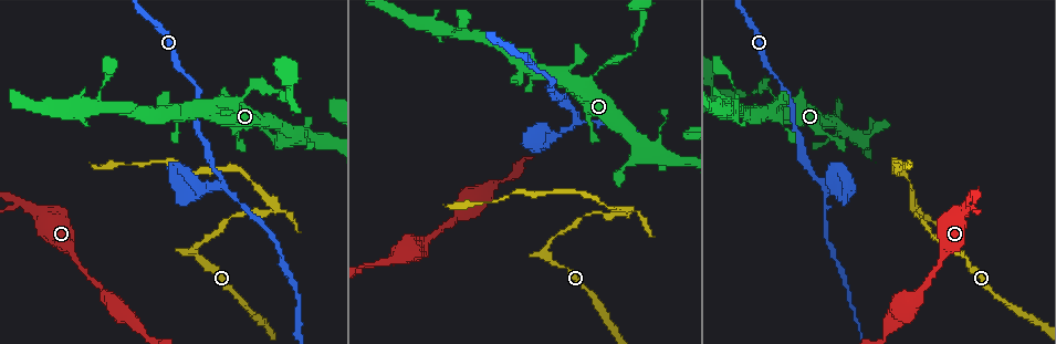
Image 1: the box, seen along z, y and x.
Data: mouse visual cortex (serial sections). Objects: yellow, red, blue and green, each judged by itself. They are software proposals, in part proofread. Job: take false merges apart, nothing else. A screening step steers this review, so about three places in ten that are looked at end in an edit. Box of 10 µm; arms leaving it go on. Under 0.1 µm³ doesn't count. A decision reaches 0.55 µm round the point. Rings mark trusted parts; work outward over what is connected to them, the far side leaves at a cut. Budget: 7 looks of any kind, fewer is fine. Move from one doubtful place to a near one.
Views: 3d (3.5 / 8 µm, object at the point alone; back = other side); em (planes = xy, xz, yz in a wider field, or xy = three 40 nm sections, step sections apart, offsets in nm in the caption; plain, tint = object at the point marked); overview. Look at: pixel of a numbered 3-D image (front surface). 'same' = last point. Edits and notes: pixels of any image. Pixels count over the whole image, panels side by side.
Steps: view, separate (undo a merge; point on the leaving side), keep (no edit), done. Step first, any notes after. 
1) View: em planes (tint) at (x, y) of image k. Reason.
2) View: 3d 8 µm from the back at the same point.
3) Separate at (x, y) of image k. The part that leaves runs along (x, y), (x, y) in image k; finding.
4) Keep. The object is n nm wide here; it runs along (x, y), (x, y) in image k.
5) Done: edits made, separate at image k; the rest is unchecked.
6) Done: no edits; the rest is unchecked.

View: 3d 3.5 µm from the back at (248, 94) of image 1. A narrow waist.

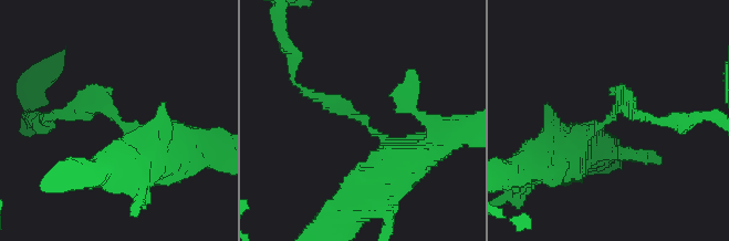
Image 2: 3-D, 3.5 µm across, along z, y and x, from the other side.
View: em xy step 1 (tint) at (607, 122) of image 2.

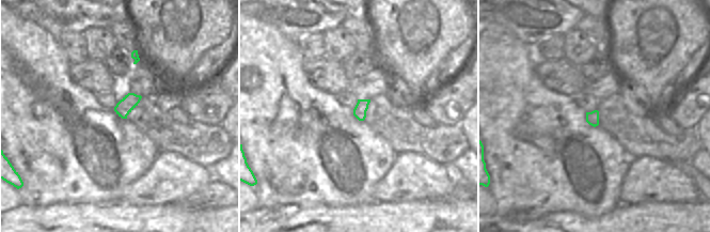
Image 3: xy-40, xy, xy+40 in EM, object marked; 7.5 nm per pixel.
Keep. It runs along (403, 166), (393, 140), (308, 93) in image 2; all the same cell.

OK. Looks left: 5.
View: 3d 3.5 µm at (547, 251) of image 1.

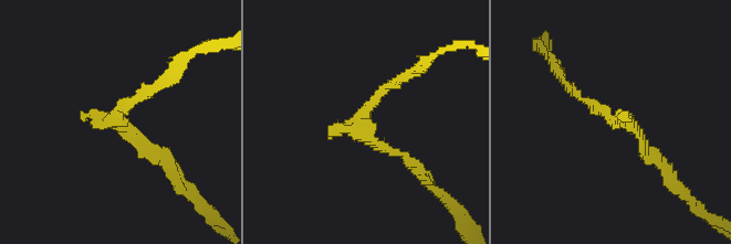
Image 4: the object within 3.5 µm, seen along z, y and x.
View: em xy step 1 (tint) at (113, 118) of image 4. Now the EM.

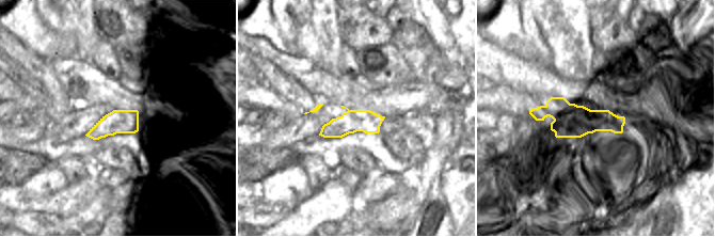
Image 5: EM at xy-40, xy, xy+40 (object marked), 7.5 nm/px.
Separate at (377, 96) of image 4. The part that leaves runs along (362, 127), (373, 98), (427, 62) in image 4; a second cell is stuck on.

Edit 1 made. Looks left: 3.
View: overview.

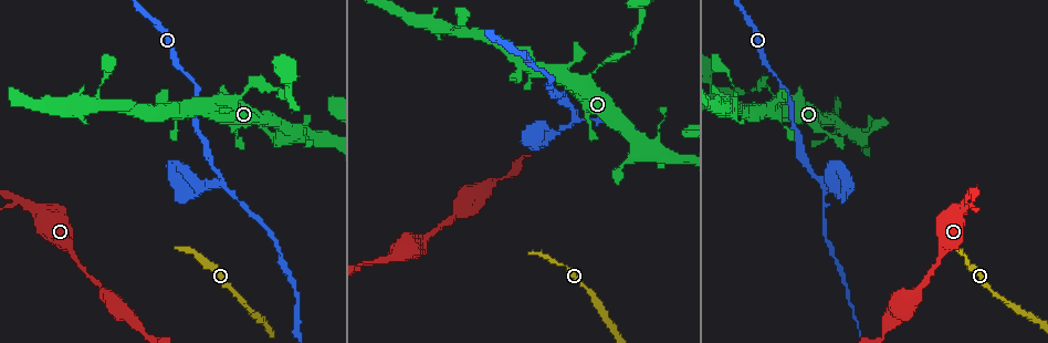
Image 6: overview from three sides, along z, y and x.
View: 3d 3.5 µm at (372, 260) of image 6. Two arms at a narrow angle.

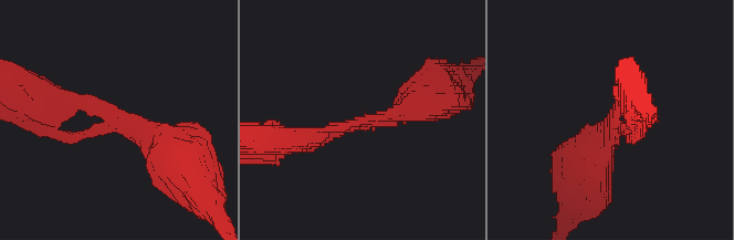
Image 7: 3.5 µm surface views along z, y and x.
View: em xy step 3 (tint) at (116, 119) of image 7. 3 arms meet here; the arms are 150, 150, 450 nm wide; need the tissue.

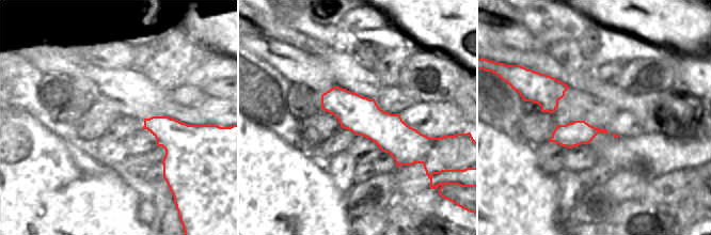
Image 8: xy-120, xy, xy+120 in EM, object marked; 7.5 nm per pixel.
Keep. It runs along (324, 97), (404, 143), (424, 143) in image 8; one cell here.

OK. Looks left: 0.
Done: edits made, separate at image 4; the rest is unchecked.

